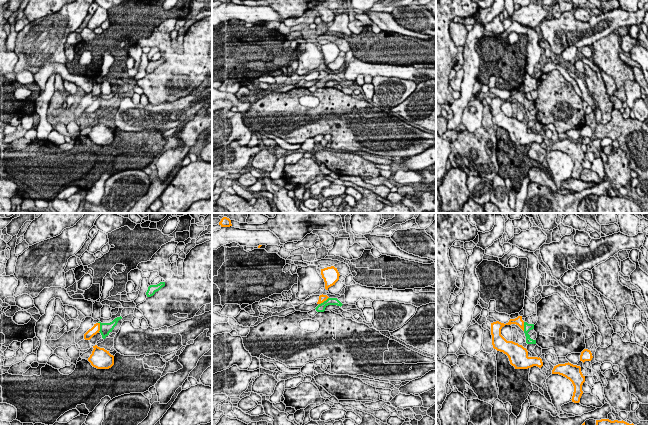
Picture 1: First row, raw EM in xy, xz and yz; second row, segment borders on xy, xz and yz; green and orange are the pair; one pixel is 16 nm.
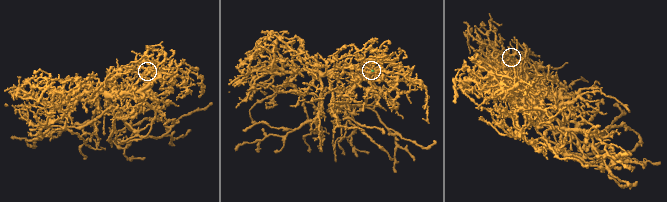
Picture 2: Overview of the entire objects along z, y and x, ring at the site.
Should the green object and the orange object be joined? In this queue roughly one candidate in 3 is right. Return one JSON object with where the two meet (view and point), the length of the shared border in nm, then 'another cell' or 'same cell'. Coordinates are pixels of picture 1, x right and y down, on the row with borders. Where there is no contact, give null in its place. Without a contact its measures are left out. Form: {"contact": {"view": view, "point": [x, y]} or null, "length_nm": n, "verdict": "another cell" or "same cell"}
{"contact": {"view": "xy", "point": [100, 327]}, "length_nm": 160, "verdict": "another cell"}

